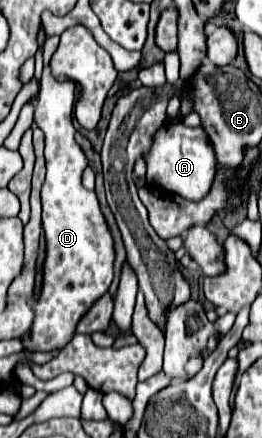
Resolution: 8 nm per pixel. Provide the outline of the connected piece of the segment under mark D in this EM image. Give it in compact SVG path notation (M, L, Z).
M43 68L41 94L35 104L35 124L45 132L47 178L41 190L43 230L47 236L47 258L43 268L43 290L35 304L35 320L25 340L25 350L47 352L63 348L75 336L75 326L93 302L109 290L113 280L113 238L101 214L95 192L81 186L81 174L87 158L75 142L73 126L75 82L55 80L51 68Z

